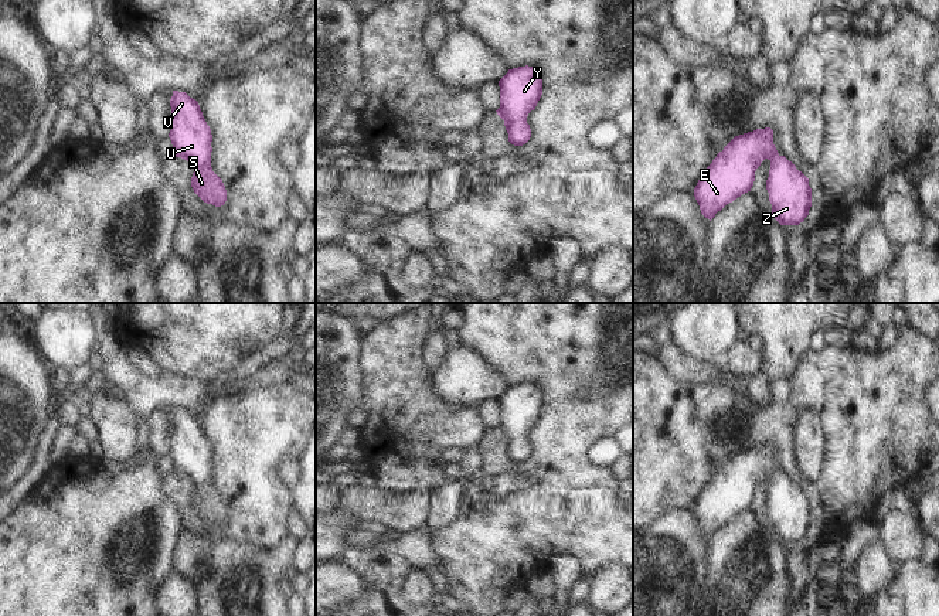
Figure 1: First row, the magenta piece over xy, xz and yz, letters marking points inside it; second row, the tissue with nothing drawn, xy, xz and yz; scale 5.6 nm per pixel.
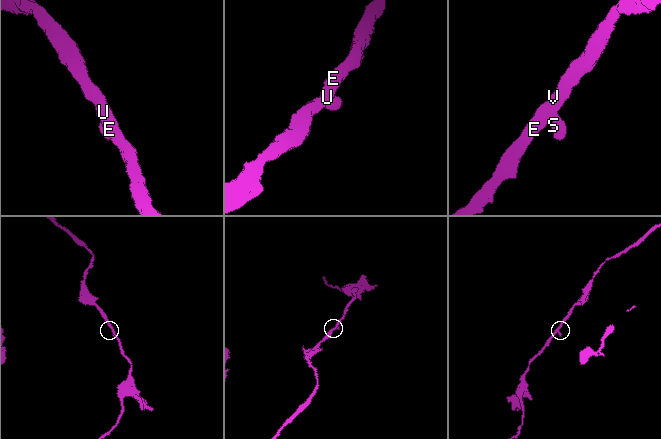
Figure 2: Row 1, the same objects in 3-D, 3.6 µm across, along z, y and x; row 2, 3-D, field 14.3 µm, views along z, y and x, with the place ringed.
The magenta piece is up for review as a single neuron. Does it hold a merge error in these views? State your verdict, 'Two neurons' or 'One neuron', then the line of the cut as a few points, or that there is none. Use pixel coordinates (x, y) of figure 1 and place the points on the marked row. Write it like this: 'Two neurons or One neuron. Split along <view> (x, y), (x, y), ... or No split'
One neuron. No split.

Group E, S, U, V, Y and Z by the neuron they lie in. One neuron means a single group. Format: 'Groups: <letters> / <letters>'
Groups: E S U V Y Z

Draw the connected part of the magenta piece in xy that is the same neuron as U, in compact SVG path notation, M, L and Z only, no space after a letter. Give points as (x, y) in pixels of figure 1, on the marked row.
M173 91L170 106L171 130L169 137L174 157L181 157L193 164L191 187L204 203L215 207L224 205L227 190L211 167L212 135L198 102L186 92Z

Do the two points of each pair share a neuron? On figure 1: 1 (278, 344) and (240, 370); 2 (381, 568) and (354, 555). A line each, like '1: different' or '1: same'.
1: same
2: same

